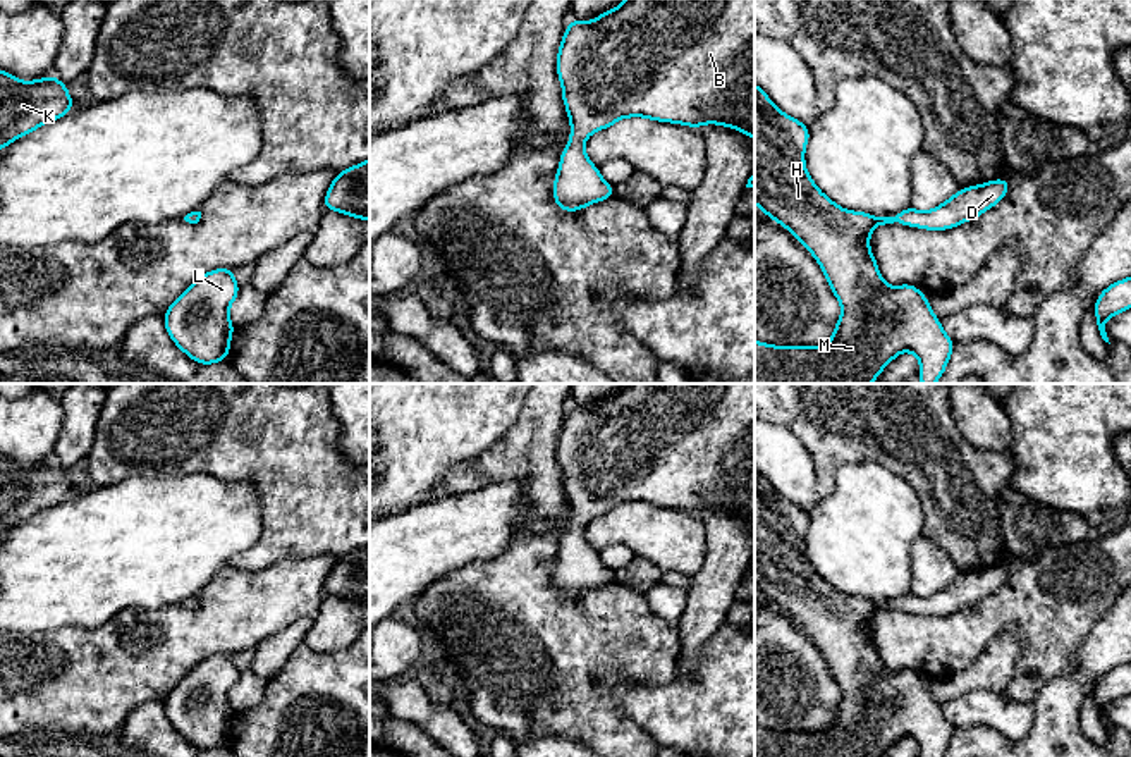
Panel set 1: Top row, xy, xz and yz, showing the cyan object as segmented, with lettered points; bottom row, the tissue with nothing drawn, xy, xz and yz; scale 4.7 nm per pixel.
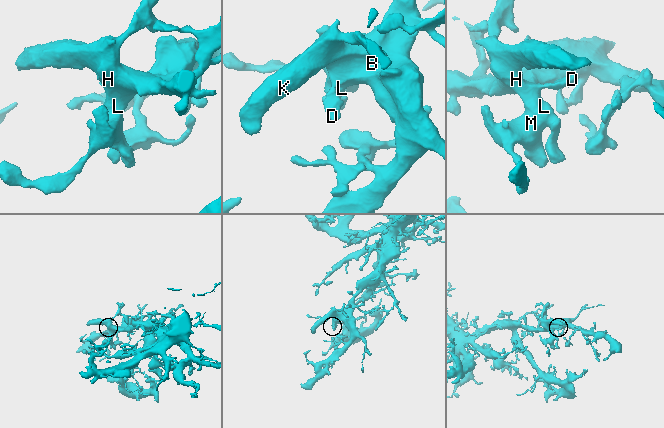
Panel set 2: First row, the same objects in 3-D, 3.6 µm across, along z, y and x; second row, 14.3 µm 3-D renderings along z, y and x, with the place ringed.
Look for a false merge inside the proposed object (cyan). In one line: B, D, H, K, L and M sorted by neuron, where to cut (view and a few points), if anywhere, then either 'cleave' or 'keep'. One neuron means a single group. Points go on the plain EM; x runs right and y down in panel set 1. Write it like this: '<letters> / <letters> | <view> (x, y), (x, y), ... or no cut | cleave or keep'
B D H K L M | no cut | keep

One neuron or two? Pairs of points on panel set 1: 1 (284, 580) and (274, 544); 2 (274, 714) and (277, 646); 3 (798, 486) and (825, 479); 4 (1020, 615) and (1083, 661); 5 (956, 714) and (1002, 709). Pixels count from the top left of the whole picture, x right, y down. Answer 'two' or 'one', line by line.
1: two
2: two
3: two
4: two
5: one

